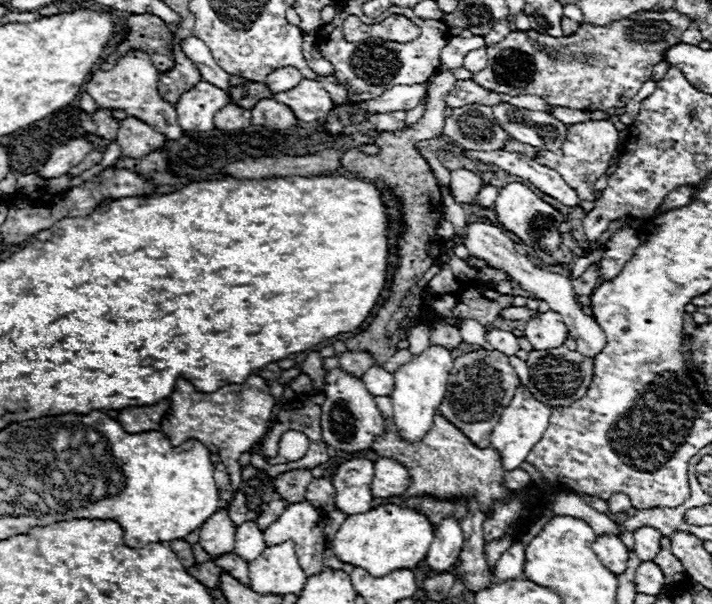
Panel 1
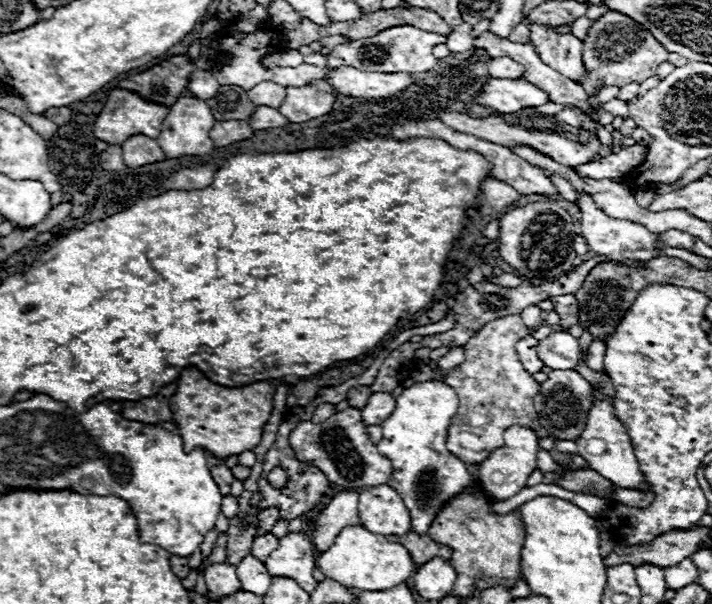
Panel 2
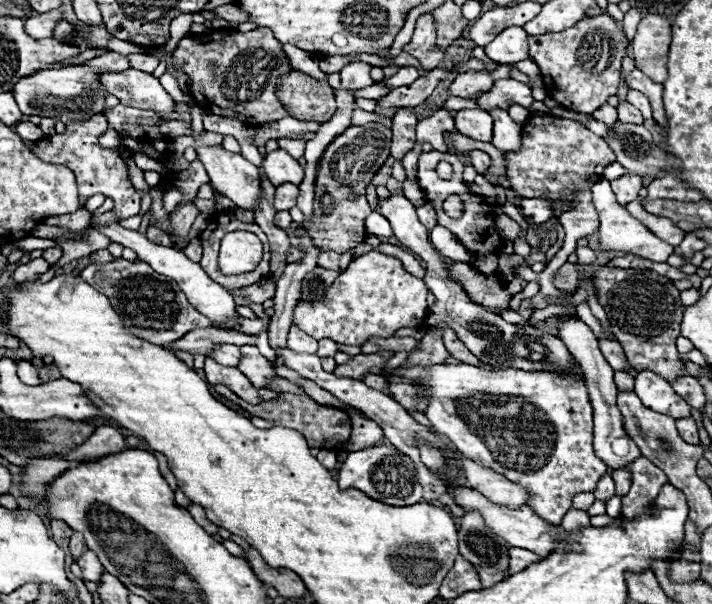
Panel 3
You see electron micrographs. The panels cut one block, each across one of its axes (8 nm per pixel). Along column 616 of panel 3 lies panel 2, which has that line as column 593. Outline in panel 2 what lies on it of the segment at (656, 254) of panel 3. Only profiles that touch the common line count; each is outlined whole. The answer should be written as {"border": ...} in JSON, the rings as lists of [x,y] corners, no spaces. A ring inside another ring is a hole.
{"border":[[[580,194],[580,212],[582,212],[582,236],[586,240],[586,244],[590,246],[592,252],[600,254],[600,256],[610,256],[614,260],[622,260],[622,258],[630,258],[630,260],[650,260],[660,256],[660,252],[656,250],[656,244],[664,244],[664,246],[671,246],[692,250],[694,242],[692,236],[688,232],[680,232],[680,230],[668,230],[660,234],[652,234],[648,232],[644,226],[640,224],[632,224],[632,222],[624,222],[624,224],[616,224],[614,218],[608,218],[594,202],[590,196]]]}

